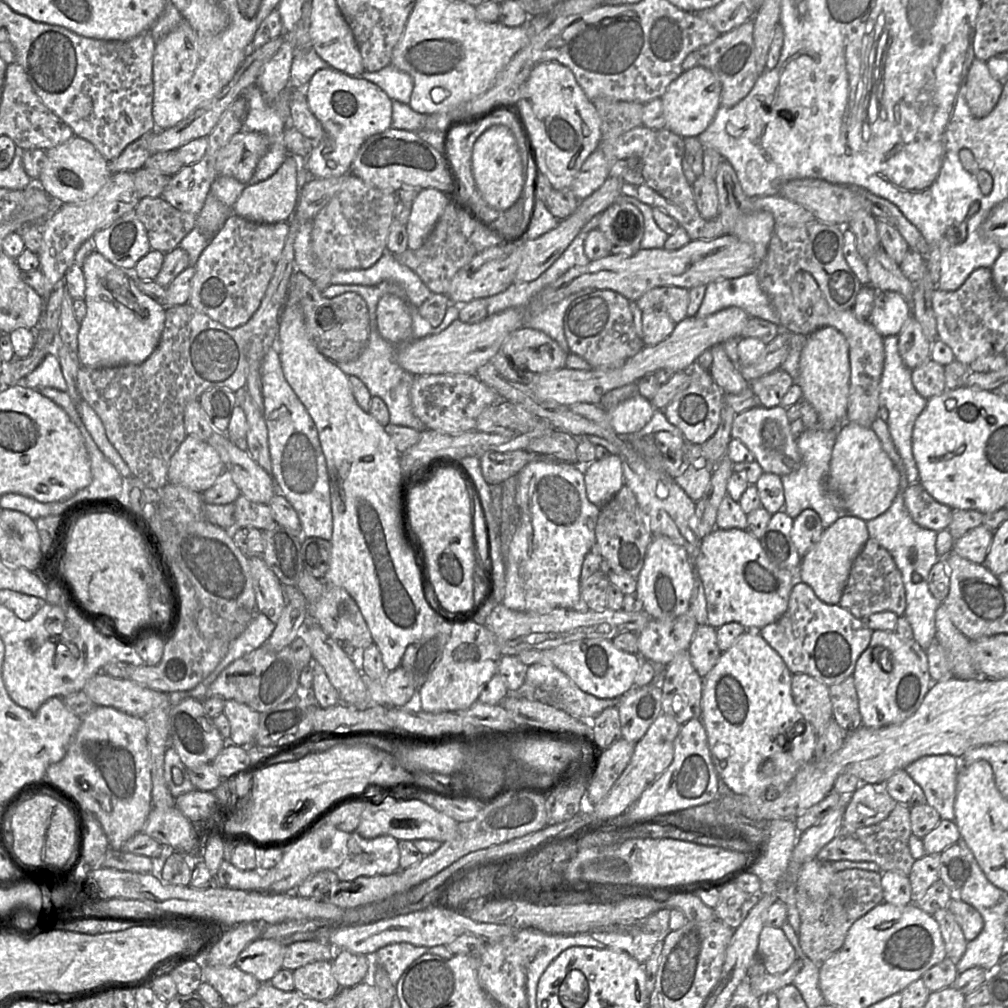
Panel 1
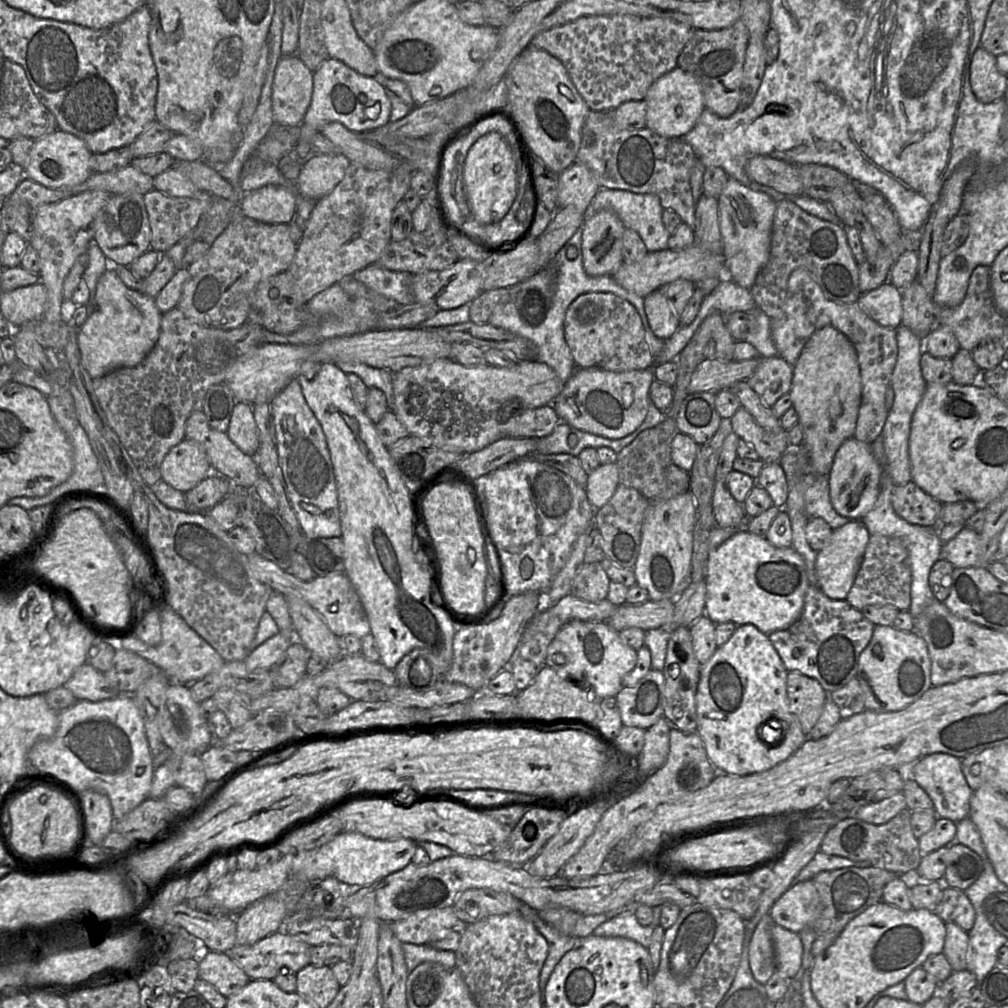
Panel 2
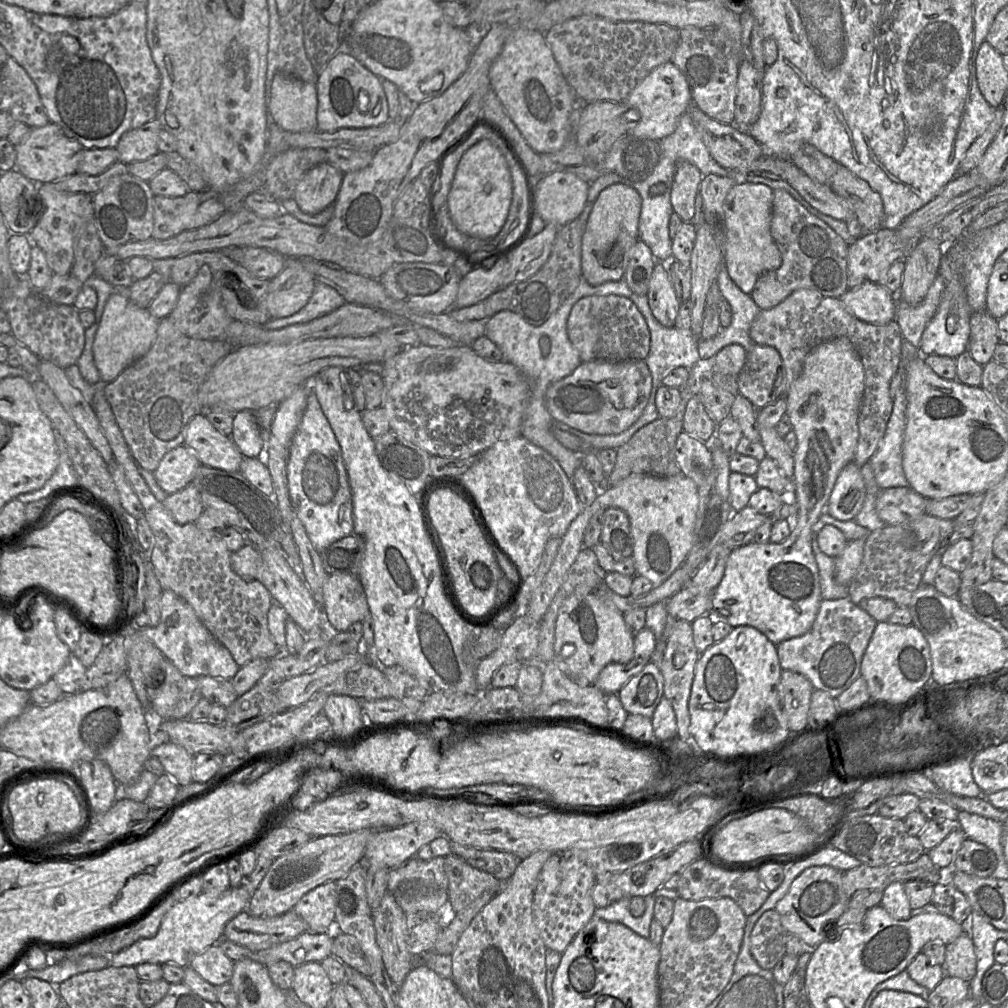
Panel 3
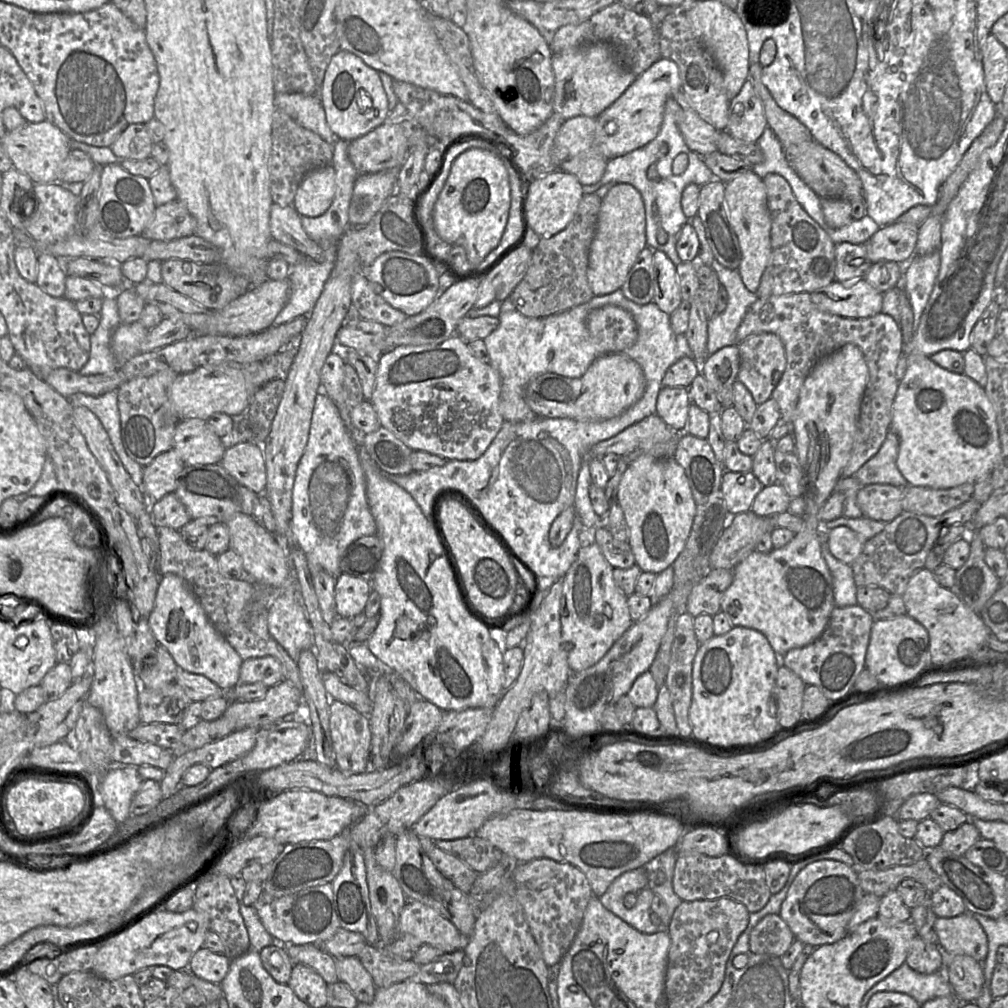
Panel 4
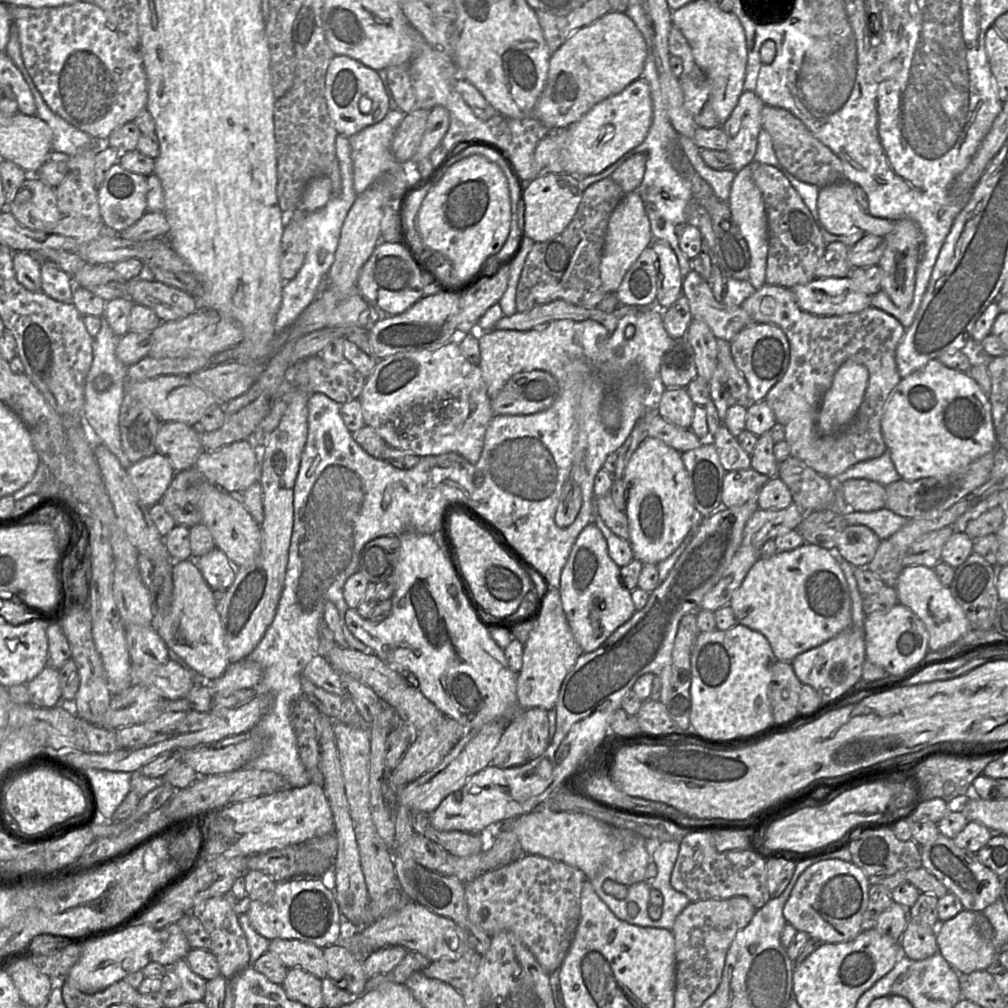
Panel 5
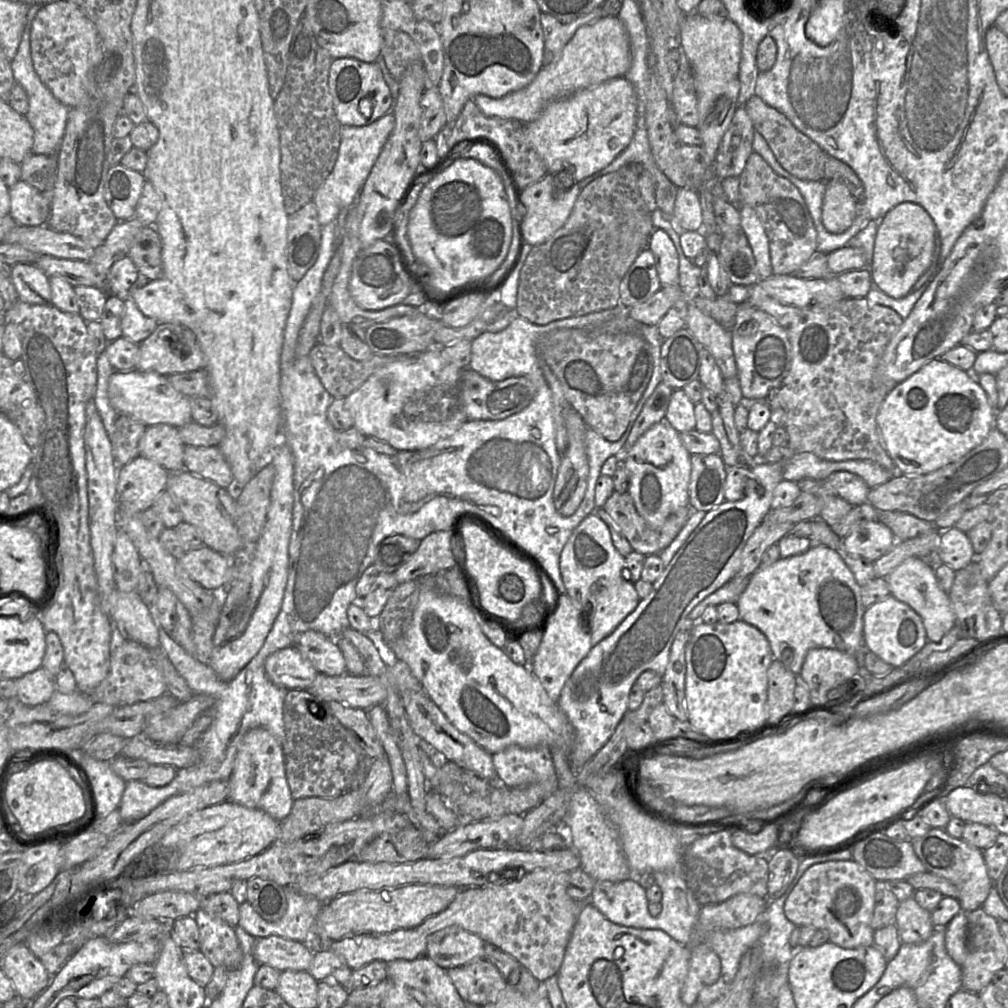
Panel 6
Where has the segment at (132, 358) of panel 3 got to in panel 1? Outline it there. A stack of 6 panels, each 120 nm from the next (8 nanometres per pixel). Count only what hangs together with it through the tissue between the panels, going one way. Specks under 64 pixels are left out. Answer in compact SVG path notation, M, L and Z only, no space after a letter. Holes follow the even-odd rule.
M97 250L84 260L86 315L78 333L78 358L88 368L139 365L159 344L164 329L166 308L137 286L135 269L130 274L109 261Z

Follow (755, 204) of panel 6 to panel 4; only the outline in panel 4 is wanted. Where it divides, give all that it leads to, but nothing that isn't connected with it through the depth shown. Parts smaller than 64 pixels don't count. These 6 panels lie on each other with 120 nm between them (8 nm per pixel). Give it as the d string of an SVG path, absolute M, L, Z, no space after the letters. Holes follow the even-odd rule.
M769 173L762 180L771 217L771 255L755 292L757 297L812 293L836 281L836 244L803 209L785 178Z

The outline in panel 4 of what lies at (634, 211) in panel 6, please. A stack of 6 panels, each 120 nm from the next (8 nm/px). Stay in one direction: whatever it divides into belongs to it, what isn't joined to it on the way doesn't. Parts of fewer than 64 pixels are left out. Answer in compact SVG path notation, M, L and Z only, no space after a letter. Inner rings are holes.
M596 193L583 194L570 223L557 234L540 239L532 250L525 276L509 296L516 311L527 317L542 318L587 303L594 297L586 272L601 202Z

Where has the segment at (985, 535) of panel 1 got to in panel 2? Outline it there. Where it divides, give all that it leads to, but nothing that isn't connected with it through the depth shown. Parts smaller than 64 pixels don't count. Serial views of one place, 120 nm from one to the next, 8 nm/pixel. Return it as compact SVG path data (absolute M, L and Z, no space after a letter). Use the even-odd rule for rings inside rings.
M966 526L951 540L942 545L940 559L952 564L954 568L967 568L976 566L979 555L979 534Z

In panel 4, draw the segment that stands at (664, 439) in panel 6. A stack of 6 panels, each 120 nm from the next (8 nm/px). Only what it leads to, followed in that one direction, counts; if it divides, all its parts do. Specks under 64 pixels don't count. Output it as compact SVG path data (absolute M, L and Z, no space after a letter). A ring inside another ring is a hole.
M649 454L639 456L628 465L622 475L617 491L617 502L623 510L629 529L628 543L634 554L635 564L641 571L658 574L672 566L685 548L697 506L683 467L674 458L656 459Z

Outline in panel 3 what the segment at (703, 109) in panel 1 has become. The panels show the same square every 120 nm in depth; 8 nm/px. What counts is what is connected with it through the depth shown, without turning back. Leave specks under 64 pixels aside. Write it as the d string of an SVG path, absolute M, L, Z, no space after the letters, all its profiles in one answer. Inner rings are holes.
M670 61L654 68L627 96L625 103L628 108L636 109L640 114L638 124L630 130L631 135L639 138L648 138L661 141L672 134L677 126L678 120L692 104L689 86L680 70Z

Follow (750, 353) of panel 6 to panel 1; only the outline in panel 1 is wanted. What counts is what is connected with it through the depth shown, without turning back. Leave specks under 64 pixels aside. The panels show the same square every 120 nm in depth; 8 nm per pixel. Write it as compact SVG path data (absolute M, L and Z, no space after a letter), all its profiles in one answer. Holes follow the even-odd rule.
M778 368L750 382L750 385L758 403L769 409L781 405L783 397L794 383L794 379L785 370Z

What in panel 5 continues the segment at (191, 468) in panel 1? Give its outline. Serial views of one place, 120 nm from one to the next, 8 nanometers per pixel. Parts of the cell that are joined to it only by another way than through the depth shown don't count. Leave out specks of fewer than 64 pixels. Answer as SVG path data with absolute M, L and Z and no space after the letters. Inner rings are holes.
M160 453L133 463L125 470L147 507L161 501L176 474L170 460Z

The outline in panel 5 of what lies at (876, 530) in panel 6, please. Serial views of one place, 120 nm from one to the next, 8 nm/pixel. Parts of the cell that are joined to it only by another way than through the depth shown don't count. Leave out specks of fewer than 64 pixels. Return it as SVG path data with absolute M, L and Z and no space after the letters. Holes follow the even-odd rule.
M850 525L838 536L835 549L852 566L867 566L880 542L880 538L870 528L864 525Z

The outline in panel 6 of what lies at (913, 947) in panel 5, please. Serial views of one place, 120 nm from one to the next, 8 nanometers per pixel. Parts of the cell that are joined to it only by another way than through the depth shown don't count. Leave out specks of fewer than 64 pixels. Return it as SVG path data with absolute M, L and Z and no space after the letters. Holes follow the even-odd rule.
M913 896L899 903L895 925L901 943L905 944L923 943L935 930L931 912L923 909Z

